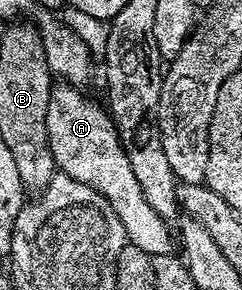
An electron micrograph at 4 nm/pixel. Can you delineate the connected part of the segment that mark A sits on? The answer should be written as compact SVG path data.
M56 85L52 88L46 113L46 133L50 141L50 153L59 172L82 181L84 185L90 185L92 189L98 189L98 193L110 201L110 209L118 213L131 246L142 249L142 253L150 256L173 254L173 232L172 235L168 232L169 224L158 217L150 201L146 201L146 193L142 193L142 185L138 185L138 177L134 177L130 157L126 157L122 149L112 116L101 104L99 107L80 91L83 90L76 85Z

